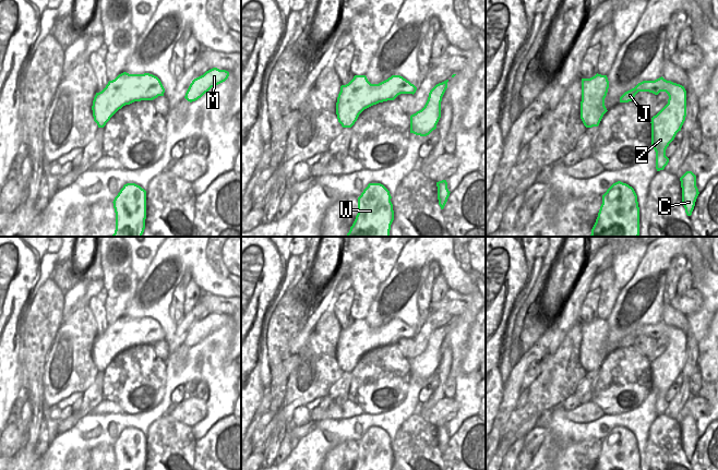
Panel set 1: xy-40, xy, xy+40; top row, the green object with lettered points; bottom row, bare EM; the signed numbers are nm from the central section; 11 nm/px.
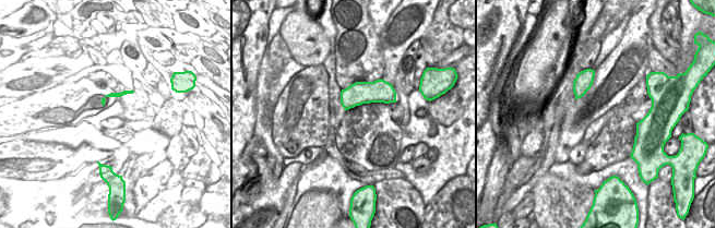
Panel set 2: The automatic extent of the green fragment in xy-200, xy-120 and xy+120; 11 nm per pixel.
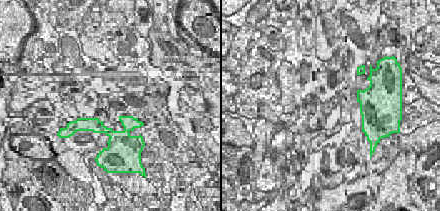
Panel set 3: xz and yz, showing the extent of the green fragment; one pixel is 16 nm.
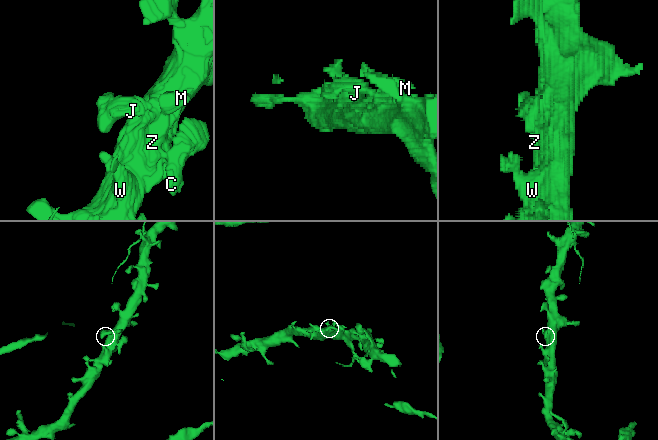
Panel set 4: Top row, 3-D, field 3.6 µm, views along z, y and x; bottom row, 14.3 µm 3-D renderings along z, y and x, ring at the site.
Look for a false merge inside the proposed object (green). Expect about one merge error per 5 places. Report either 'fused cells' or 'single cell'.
single cell

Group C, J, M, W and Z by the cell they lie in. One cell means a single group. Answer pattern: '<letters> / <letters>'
C J M W Z

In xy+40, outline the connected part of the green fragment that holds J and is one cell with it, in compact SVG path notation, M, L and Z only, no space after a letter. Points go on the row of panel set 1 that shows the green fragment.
M665 80L643 81L620 97L620 103L633 101L638 92L649 92L658 95L666 92L668 104L651 118L651 146L656 152L656 169L663 170L669 162L666 149L674 140L686 117L686 91L684 86Z

